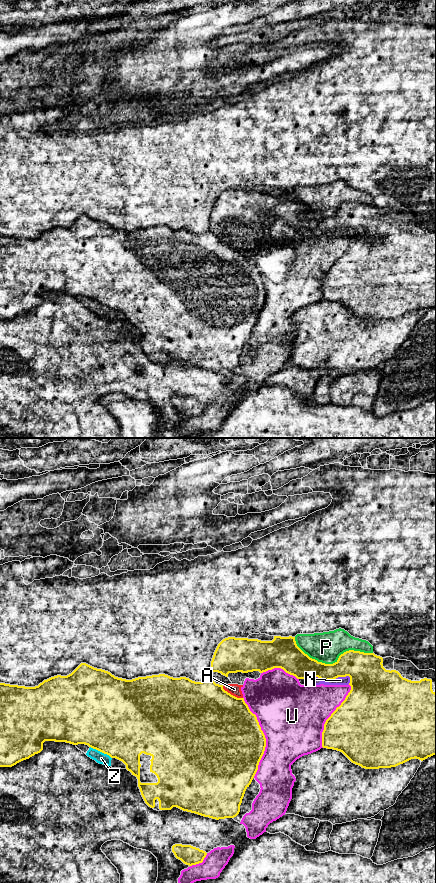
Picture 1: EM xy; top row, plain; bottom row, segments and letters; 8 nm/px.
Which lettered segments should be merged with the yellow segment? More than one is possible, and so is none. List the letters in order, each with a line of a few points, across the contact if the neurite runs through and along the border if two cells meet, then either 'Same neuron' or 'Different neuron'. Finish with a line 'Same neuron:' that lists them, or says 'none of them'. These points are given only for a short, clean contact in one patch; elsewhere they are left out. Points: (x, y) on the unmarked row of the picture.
A: Line: xy (212, 271), (232, 247), (234, 241). Same neuron
N: Line: xy (350, 229), (327, 232), (316, 229), (311, 234). Different neuron
P: Different neuron
U: Different neuron
Z: Different neuron
Same neuron: A

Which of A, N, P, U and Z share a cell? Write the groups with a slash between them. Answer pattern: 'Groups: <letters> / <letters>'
Groups: A / N P U / Z

